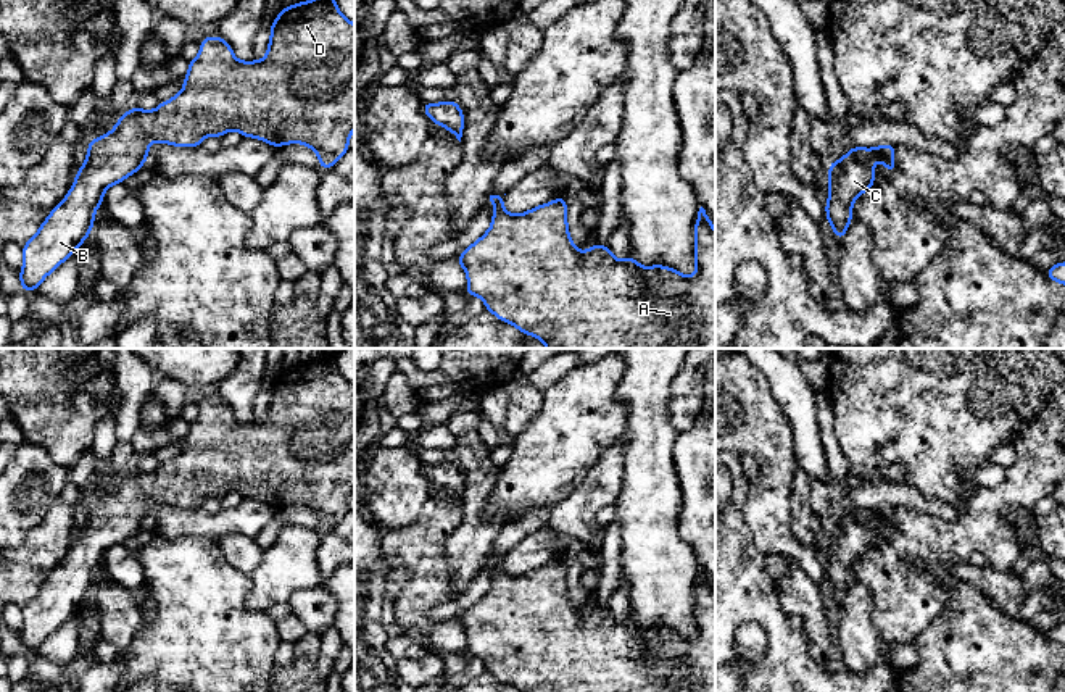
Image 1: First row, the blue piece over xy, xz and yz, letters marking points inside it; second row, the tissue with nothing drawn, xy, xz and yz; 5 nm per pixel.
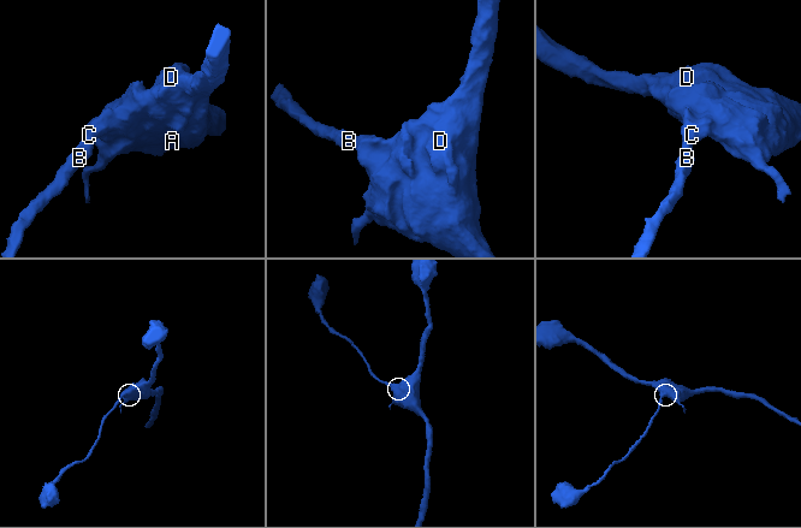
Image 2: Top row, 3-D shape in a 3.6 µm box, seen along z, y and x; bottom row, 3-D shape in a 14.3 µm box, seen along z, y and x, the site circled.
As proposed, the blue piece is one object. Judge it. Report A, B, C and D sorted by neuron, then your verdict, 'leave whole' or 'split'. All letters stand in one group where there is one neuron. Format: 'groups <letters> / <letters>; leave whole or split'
groups A B C D; leave whole

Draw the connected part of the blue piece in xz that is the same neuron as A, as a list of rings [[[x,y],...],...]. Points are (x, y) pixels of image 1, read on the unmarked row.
[[[490,552],[485,565],[491,561],[496,563],[491,589],[461,615],[458,626],[467,634],[466,655],[480,658],[498,681],[519,692],[715,692],[715,592],[702,568],[694,587],[696,636],[688,639],[662,626],[644,629],[632,615],[619,623],[609,607],[598,603],[578,613],[569,597],[566,560],[557,558],[522,576],[504,571],[504,557]]]

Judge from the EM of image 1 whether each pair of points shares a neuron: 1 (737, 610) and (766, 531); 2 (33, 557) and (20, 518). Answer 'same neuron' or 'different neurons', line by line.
1: different neurons
2: different neurons

